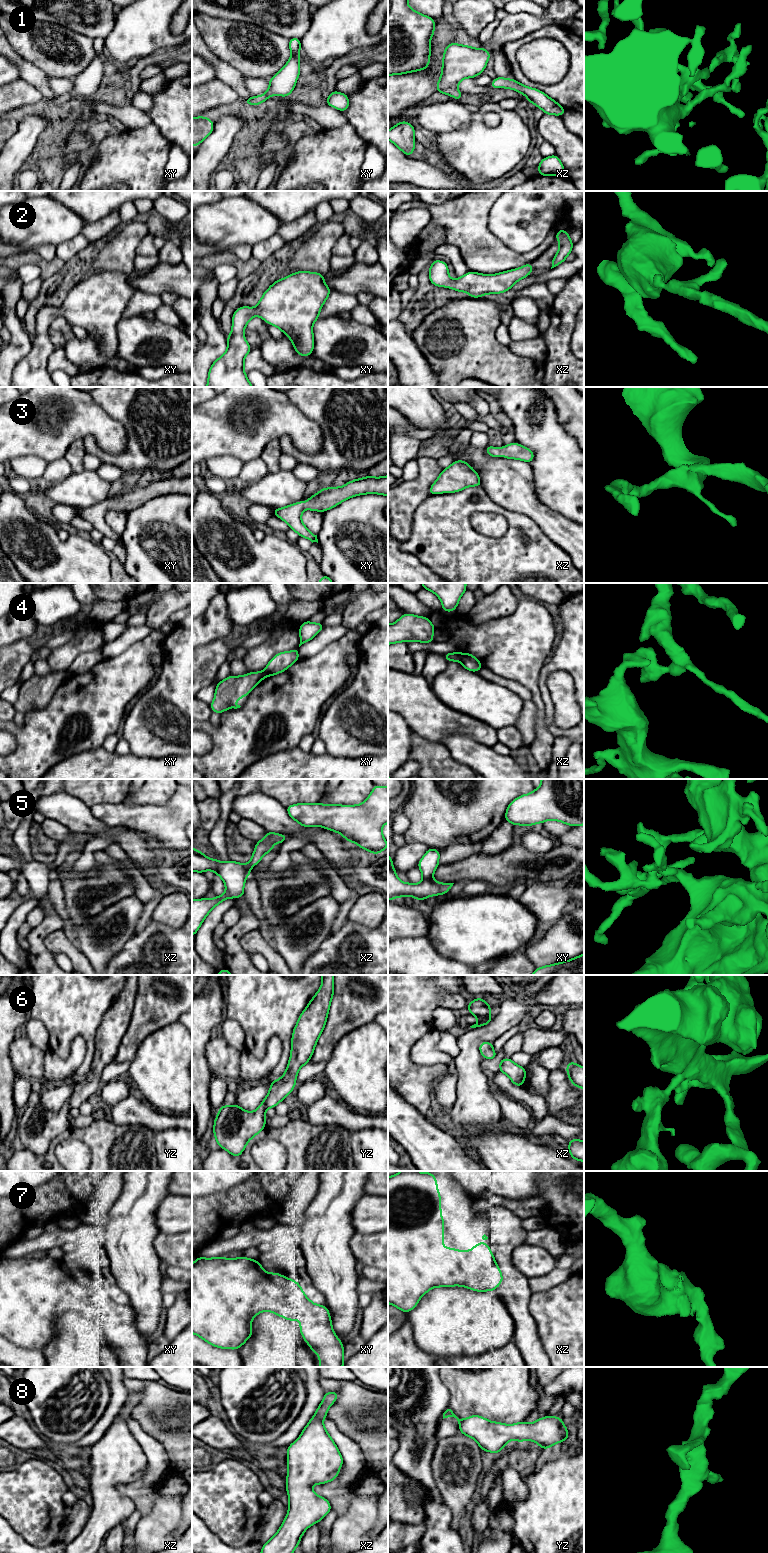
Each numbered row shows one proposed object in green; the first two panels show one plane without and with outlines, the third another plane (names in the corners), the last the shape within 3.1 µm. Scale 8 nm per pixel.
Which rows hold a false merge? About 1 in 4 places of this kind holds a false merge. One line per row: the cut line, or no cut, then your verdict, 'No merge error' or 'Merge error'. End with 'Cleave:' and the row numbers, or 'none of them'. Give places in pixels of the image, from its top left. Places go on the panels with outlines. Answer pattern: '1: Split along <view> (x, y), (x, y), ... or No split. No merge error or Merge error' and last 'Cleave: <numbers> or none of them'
1: No split. No merge error
2: No split. No merge error
3: No split. No merge error
4: Split along xz (460, 653), (461, 661). Merge error
5: No split. No merge error
6: No split. No merge error
7: No split. No merge error
8: No split. No merge error
Cleave: 4

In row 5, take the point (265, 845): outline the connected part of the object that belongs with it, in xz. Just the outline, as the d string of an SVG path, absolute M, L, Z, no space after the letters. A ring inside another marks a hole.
M266 831L266 836L256 842L250 862L245 864L231 860L220 862L216 858L209 859L204 853L192 847L192 871L203 873L212 870L220 876L226 887L225 893L221 896L192 900L192 935L196 936L204 919L214 907L228 898L244 896L244 883L252 867L257 865L266 853L273 850L275 843L283 843L286 840L285 834Z

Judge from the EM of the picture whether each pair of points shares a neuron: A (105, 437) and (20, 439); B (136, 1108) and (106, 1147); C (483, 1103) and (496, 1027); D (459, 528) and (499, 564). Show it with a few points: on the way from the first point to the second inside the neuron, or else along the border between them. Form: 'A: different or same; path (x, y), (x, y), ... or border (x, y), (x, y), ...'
A: same; path (84, 429), (69, 429), (56, 440), (41, 439)
B: different; border (111, 1120), (121, 1124), (141, 1124), (147, 1128)
C: same; path (472, 1083), (472, 1045), (476, 1041)
D: same; path (469, 538), (489, 558)

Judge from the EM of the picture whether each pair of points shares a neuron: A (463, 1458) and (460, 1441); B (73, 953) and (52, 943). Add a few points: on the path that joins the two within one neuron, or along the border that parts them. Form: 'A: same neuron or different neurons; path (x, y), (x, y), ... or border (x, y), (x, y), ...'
A: same neuron; path (460, 1454), (460, 1445)
B: same neuron; path (68, 948), (62, 943), (57, 943)

